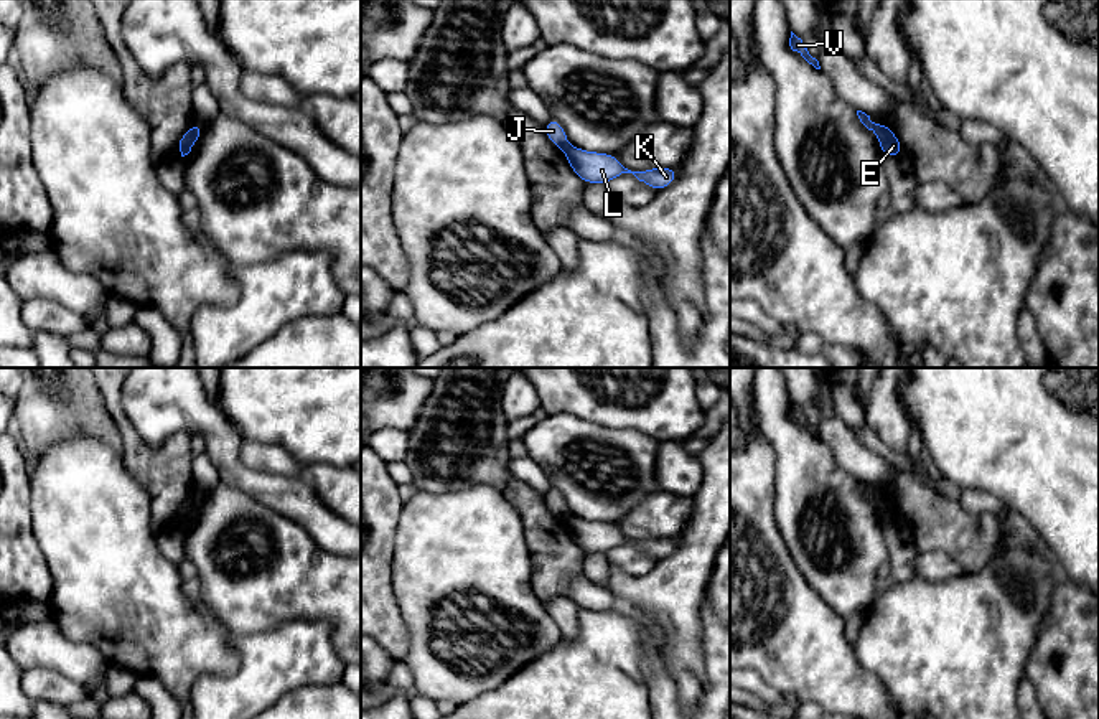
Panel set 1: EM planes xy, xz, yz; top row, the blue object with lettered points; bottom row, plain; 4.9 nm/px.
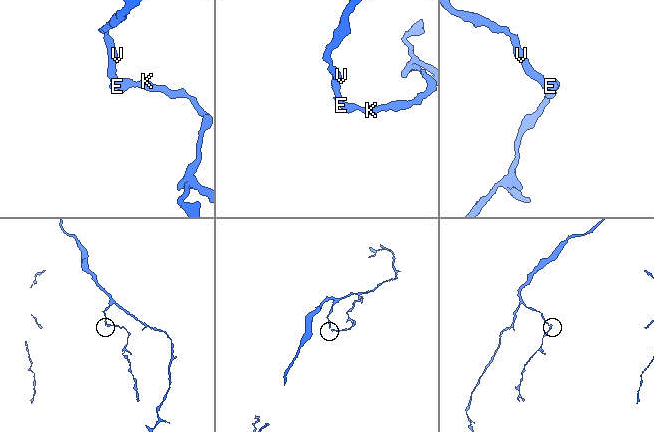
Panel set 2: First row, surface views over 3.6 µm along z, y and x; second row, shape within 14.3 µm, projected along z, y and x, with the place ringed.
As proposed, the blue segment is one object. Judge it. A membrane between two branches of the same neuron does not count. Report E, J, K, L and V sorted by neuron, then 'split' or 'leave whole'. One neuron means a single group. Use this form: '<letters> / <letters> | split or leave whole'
E K L / J V | split

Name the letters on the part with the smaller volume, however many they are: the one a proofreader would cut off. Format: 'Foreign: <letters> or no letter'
Foreign: E, K, L

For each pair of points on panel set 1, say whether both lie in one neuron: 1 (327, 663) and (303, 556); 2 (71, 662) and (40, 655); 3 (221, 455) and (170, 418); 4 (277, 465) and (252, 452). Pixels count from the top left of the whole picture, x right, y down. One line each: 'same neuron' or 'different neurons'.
1: different neurons
2: same neuron
3: same neuron
4: same neuron

